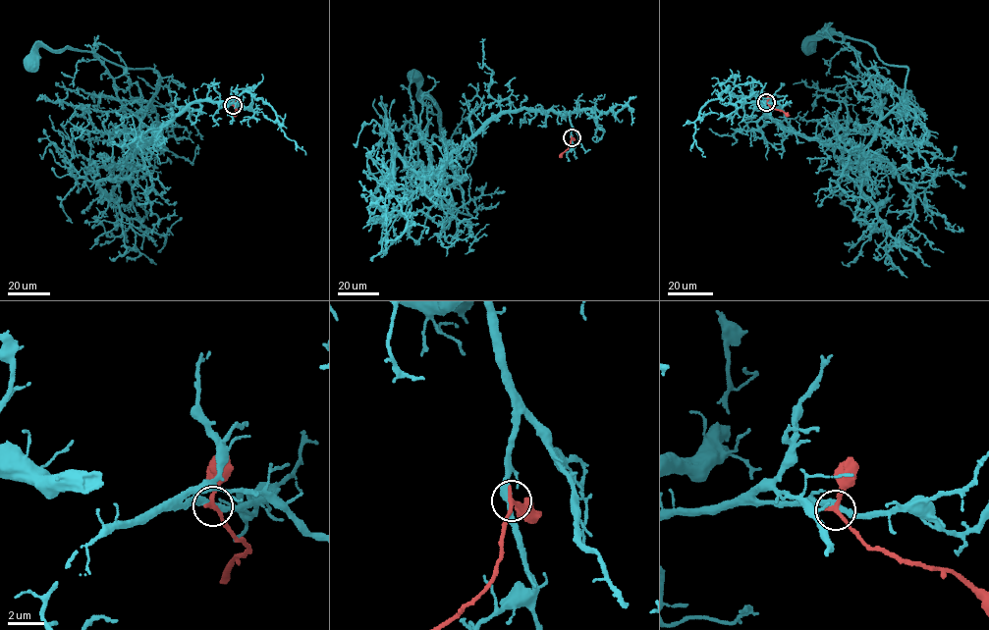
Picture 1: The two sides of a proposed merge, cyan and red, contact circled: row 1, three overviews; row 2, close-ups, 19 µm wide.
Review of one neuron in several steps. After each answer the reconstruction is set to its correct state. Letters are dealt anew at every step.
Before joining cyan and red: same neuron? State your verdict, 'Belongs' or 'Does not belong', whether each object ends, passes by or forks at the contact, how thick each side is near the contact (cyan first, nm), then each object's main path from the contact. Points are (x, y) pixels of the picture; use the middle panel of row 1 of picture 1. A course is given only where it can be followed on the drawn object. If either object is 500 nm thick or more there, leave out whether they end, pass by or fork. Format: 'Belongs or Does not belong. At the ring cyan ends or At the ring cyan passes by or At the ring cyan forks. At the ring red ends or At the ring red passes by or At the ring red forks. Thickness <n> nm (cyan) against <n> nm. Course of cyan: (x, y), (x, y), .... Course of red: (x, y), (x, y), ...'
Does not belong. At the ring cyan passes by. At the ring red passes by. Thickness 360 nm (cyan) against 240 nm. Course of cyan: (571, 137), (570, 112), (503, 112), (441, 170), (461, 212), (471, 215), (446, 160), (438, 106), (414, 77). Course of red: (572, 137), (570, 146), (559, 157)

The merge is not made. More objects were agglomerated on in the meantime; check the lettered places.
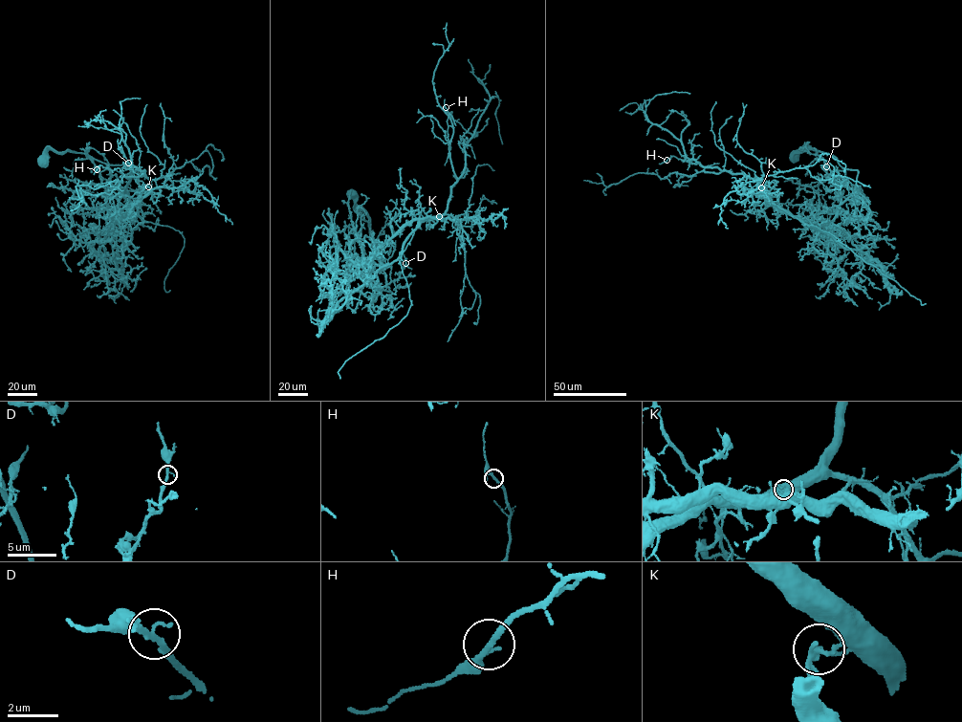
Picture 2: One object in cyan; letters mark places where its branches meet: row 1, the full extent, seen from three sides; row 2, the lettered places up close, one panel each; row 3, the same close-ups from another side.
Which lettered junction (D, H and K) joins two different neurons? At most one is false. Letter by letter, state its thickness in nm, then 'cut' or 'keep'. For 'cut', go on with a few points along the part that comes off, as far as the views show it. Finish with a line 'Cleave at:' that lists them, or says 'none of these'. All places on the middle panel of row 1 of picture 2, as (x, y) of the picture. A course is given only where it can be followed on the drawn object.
D: calibre 240 nm; keep
H: calibre 200 nm; keep
K: calibre 180 nm; cut; course (439, 216), (419, 224), (402, 254), (411, 302), (406, 315), (346, 360), (338, 371), (339, 379)
Cleave at: K

